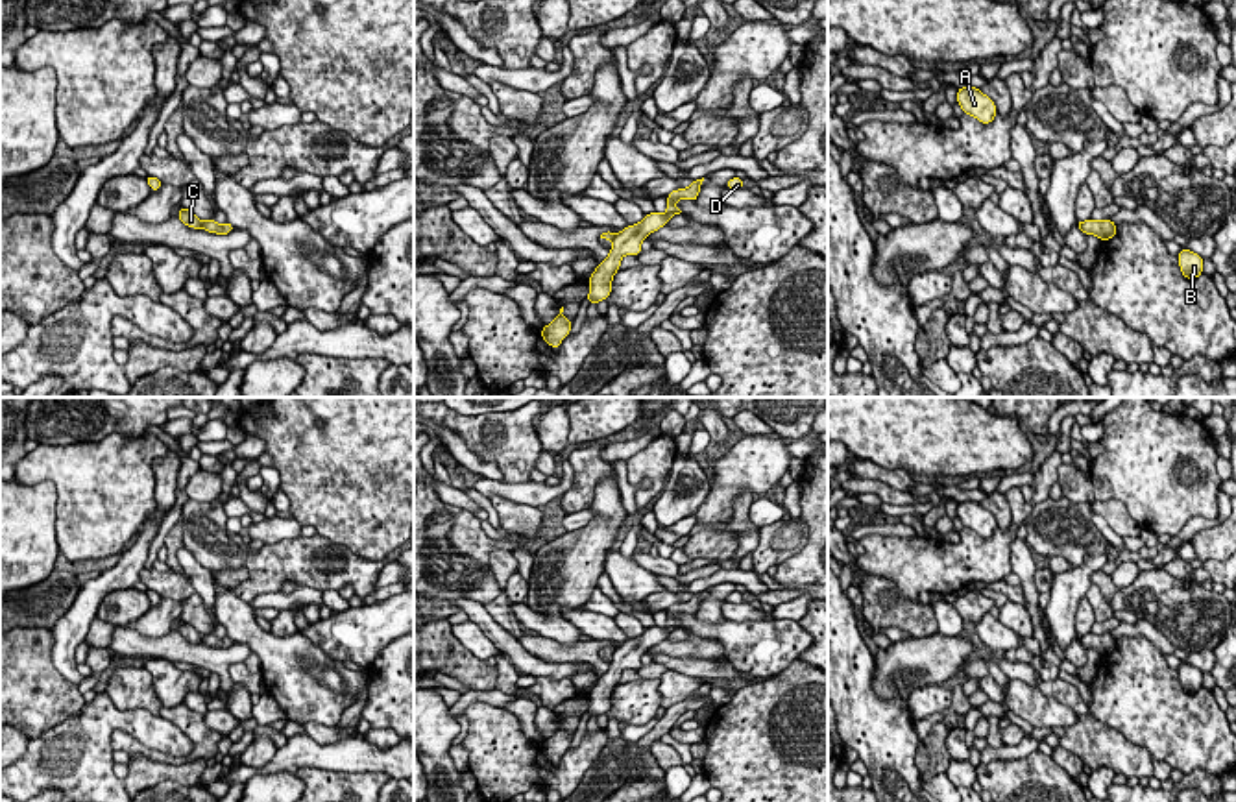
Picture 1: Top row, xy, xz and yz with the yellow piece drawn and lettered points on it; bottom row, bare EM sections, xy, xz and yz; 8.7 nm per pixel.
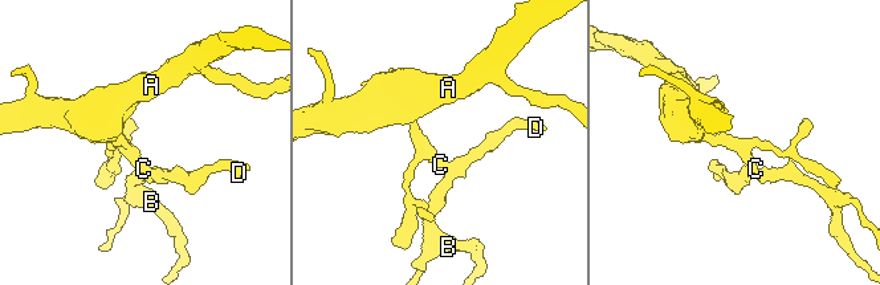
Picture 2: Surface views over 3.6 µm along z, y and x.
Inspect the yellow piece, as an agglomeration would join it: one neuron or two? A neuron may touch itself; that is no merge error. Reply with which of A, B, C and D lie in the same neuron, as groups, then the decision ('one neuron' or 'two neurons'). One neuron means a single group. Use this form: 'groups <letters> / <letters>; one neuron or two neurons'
groups A C / B D; two neurons

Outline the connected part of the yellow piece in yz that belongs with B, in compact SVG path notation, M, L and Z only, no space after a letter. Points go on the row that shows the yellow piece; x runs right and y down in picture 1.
M1182 248L1177 259L1181 272L1186 279L1194 281L1203 273L1203 257L1199 257L1192 249Z

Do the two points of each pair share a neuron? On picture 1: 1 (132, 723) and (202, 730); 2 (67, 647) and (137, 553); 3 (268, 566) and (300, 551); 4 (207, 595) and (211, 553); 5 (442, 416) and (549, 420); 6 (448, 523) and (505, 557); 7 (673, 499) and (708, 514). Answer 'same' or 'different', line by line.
1: different
2: same
3: same
4: different
5: different
6: different
7: different

